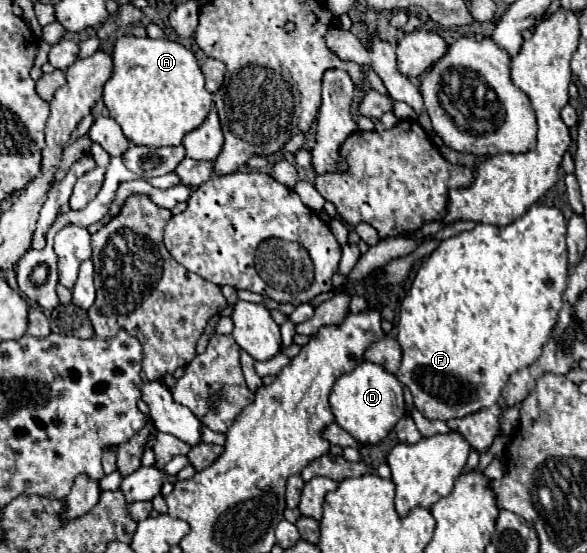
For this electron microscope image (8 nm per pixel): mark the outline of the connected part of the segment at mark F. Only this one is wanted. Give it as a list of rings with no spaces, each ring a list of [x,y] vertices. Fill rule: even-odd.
[[[532,206],[506,228],[476,224],[472,232],[442,240],[418,268],[412,288],[402,300],[398,320],[402,364],[396,378],[412,392],[418,412],[426,420],[448,422],[496,404],[510,374],[530,366],[548,342],[562,308],[566,276],[566,222],[558,208]]]

